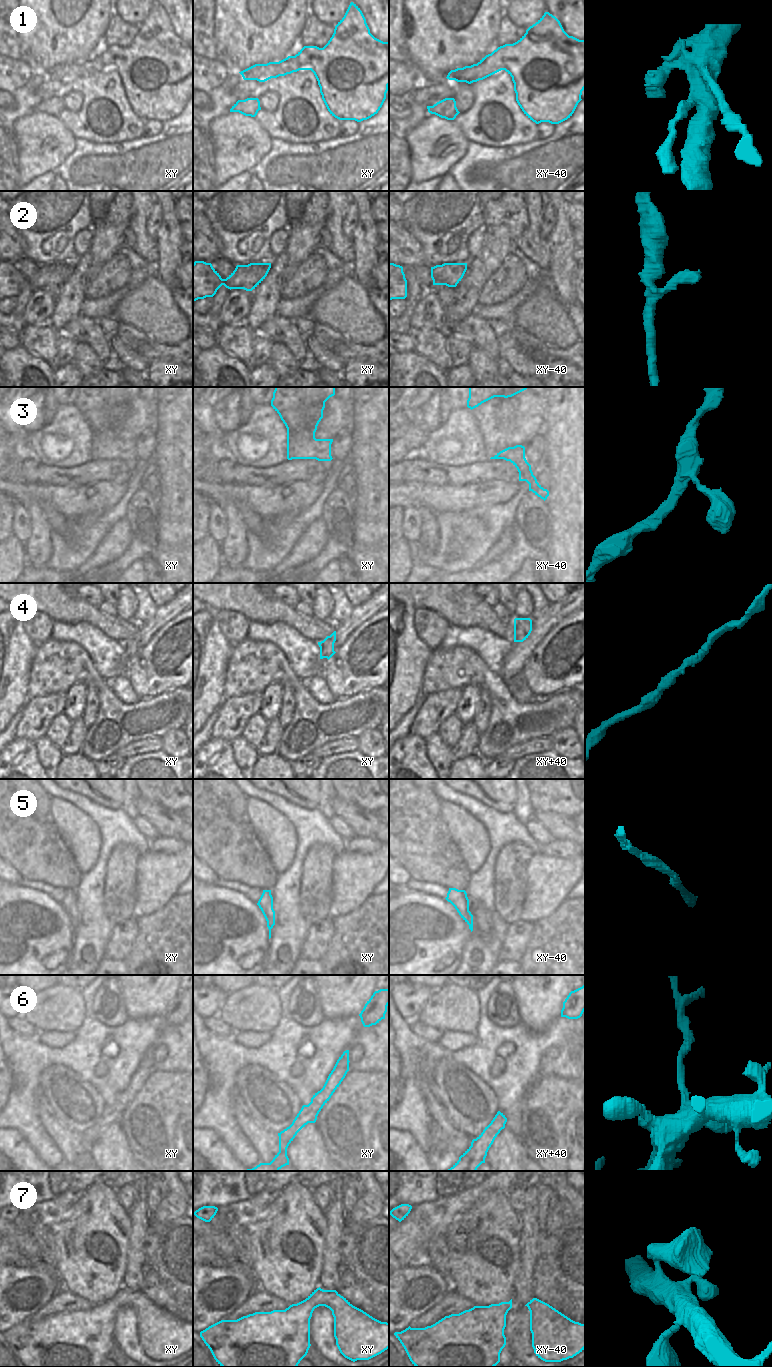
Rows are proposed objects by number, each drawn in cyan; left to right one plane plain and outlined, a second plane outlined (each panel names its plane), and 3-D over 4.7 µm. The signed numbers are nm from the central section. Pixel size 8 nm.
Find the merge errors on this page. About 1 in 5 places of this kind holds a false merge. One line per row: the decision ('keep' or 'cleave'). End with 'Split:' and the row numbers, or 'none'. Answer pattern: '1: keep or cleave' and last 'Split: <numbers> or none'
1: keep
2: keep
3: keep
4: keep
5: keep
6: cleave
7: keep
Split: 6

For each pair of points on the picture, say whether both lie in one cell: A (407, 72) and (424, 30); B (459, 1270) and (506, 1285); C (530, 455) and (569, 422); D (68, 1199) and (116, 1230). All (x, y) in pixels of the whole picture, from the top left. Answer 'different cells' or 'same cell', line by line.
A: different cells
B: same cell
C: different cells
D: different cells

